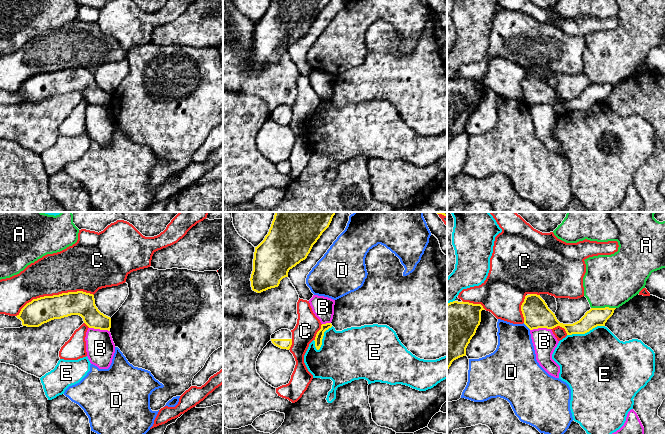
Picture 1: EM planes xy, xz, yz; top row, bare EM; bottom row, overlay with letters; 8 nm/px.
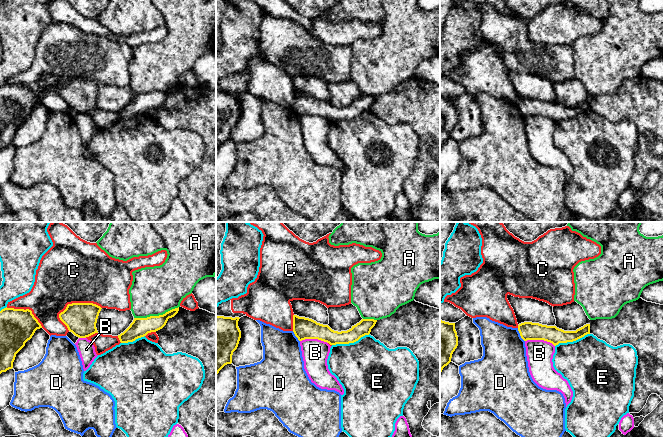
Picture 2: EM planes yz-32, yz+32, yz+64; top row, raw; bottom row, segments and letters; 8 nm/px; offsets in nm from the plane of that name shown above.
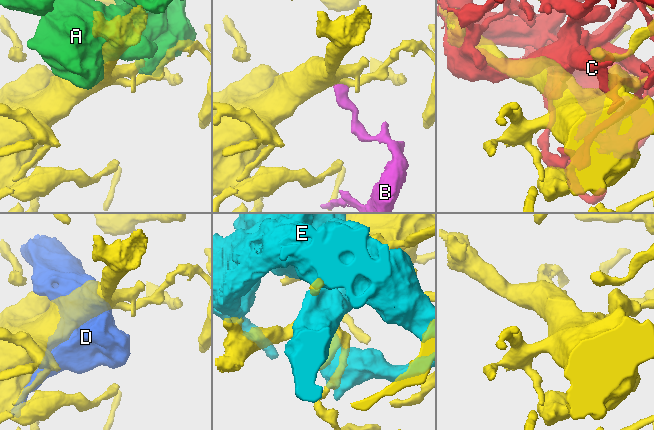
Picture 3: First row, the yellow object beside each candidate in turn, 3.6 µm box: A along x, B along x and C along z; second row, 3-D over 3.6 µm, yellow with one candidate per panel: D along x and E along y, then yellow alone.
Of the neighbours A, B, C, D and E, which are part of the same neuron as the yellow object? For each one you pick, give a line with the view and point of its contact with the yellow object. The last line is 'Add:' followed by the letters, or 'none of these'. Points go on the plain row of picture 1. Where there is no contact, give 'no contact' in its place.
Add: none of these

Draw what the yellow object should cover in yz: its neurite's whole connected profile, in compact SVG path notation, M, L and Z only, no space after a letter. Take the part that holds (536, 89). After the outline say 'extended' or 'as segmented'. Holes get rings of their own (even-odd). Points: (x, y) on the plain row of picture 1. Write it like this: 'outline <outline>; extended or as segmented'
outline M537 70L525 72L521 81L524 100L530 105L553 105L560 102L567 111L585 110L597 102L605 102L616 84L591 84L585 91L573 100L560 99L555 90L548 84L545 77Z; as segmented

